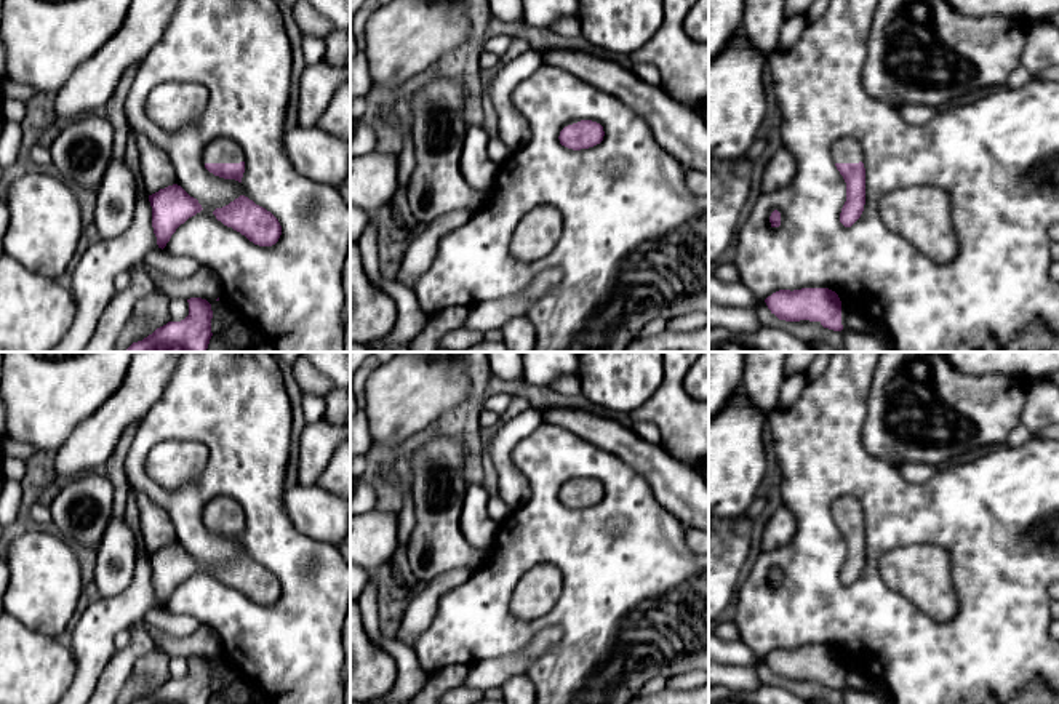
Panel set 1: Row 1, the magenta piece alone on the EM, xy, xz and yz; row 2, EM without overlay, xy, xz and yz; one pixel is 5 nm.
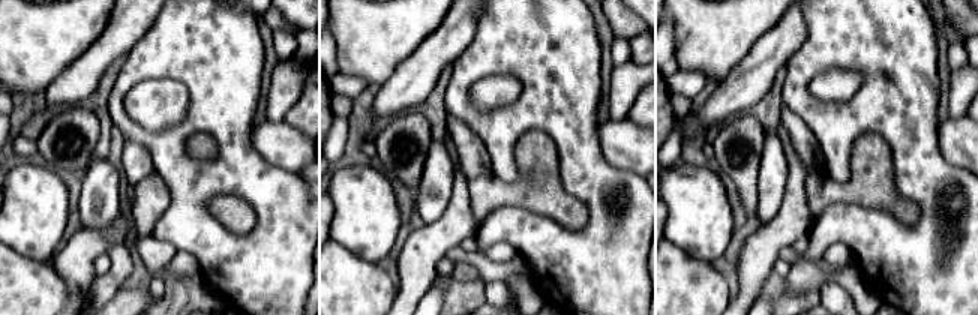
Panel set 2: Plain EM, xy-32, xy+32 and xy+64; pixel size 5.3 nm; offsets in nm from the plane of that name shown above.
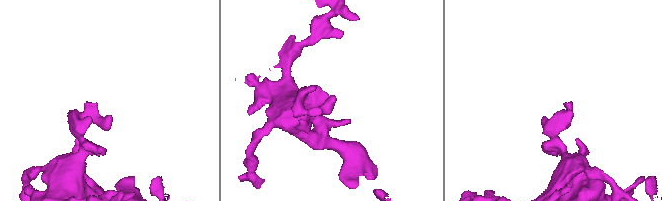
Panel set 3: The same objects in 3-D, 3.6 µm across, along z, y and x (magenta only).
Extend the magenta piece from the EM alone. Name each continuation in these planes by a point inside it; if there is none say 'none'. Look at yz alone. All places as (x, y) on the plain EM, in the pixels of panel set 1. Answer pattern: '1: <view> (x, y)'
1: yz (845, 509)

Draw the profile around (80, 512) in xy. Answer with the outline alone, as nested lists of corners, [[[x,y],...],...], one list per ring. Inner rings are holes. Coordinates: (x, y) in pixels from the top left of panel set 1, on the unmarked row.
[[[101,470],[72,477],[50,506],[53,530],[70,544],[98,549],[112,504],[114,488]]]

